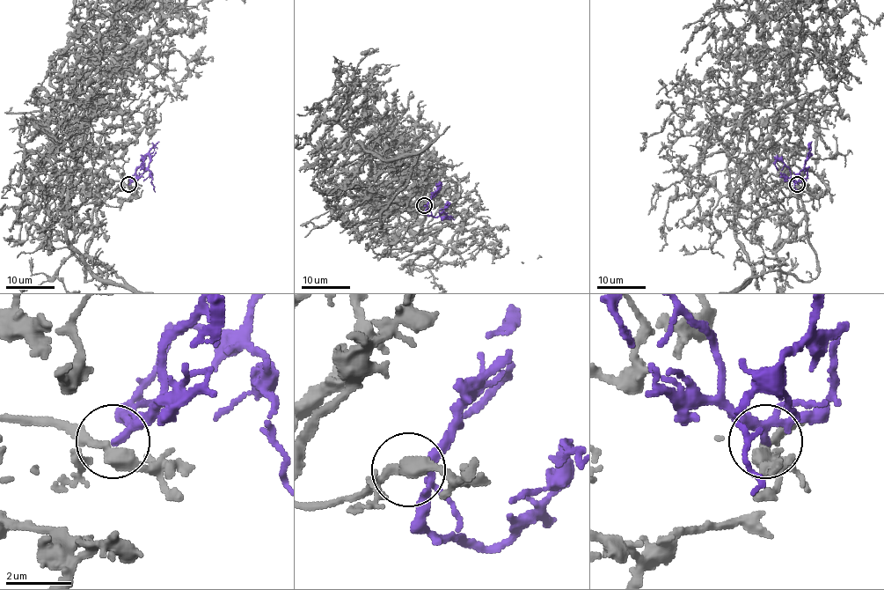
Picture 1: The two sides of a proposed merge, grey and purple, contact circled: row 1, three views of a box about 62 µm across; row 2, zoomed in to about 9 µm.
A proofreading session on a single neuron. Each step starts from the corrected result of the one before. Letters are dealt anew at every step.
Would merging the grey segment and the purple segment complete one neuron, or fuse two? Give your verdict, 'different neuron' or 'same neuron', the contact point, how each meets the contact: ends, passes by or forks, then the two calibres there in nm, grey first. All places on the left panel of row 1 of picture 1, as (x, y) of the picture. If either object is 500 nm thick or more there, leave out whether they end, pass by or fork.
same neuron | (128, 184) | grey forks | purple forks | 300/150 nm

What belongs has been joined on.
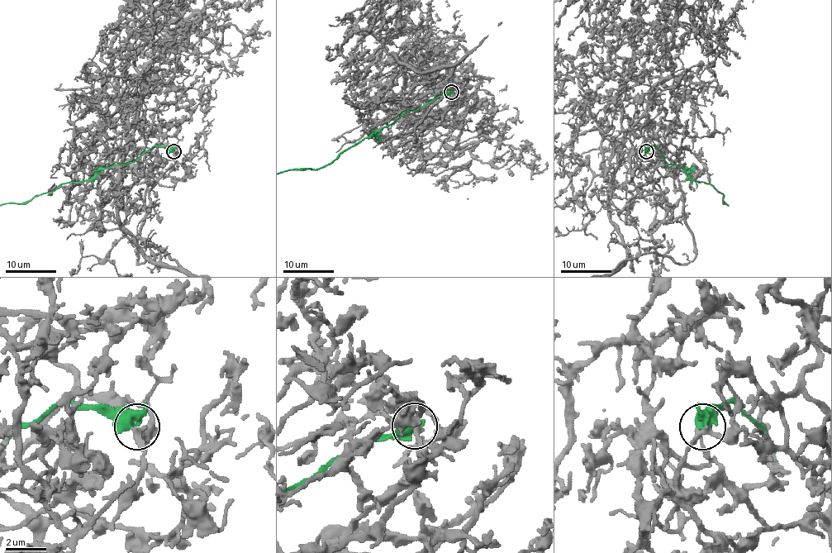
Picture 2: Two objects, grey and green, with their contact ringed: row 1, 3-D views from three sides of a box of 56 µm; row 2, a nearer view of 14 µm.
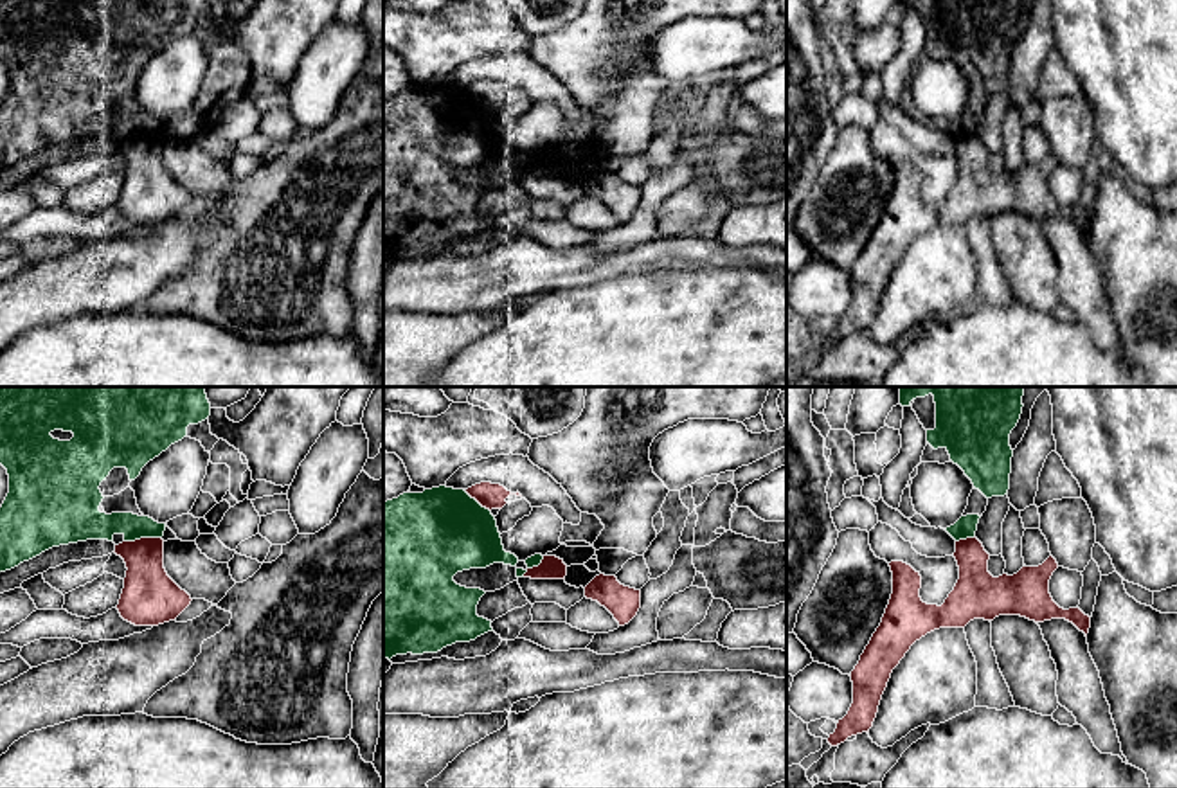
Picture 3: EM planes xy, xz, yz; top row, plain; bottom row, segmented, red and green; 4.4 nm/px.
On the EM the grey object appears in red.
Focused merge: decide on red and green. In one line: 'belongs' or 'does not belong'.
does not belong

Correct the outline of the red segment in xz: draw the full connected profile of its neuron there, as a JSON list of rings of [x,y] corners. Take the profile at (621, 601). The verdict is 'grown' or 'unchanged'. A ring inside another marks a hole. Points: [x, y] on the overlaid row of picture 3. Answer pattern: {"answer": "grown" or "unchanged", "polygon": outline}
{"answer": "unchanged", "polygon": [[[596,576],[585,587],[585,597],[605,606],[619,626],[628,624],[641,608],[641,590],[621,585],[615,576]]]}

